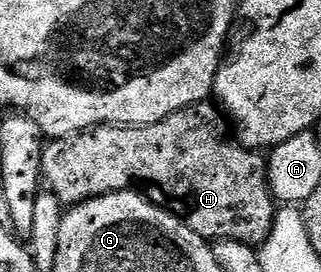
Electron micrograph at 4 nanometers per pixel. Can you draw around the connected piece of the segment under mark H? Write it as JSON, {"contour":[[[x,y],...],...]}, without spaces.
{"contour":[[[206,100],[191,104],[155,124],[94,126],[92,130],[52,139],[42,151],[44,185],[66,207],[120,190],[138,190],[162,210],[176,214],[200,238],[235,240],[254,248],[260,247],[267,240],[279,209],[269,187],[267,158],[264,153],[248,150],[234,140],[230,131],[229,134],[225,131],[225,122],[227,126],[226,115],[212,101]]]}

